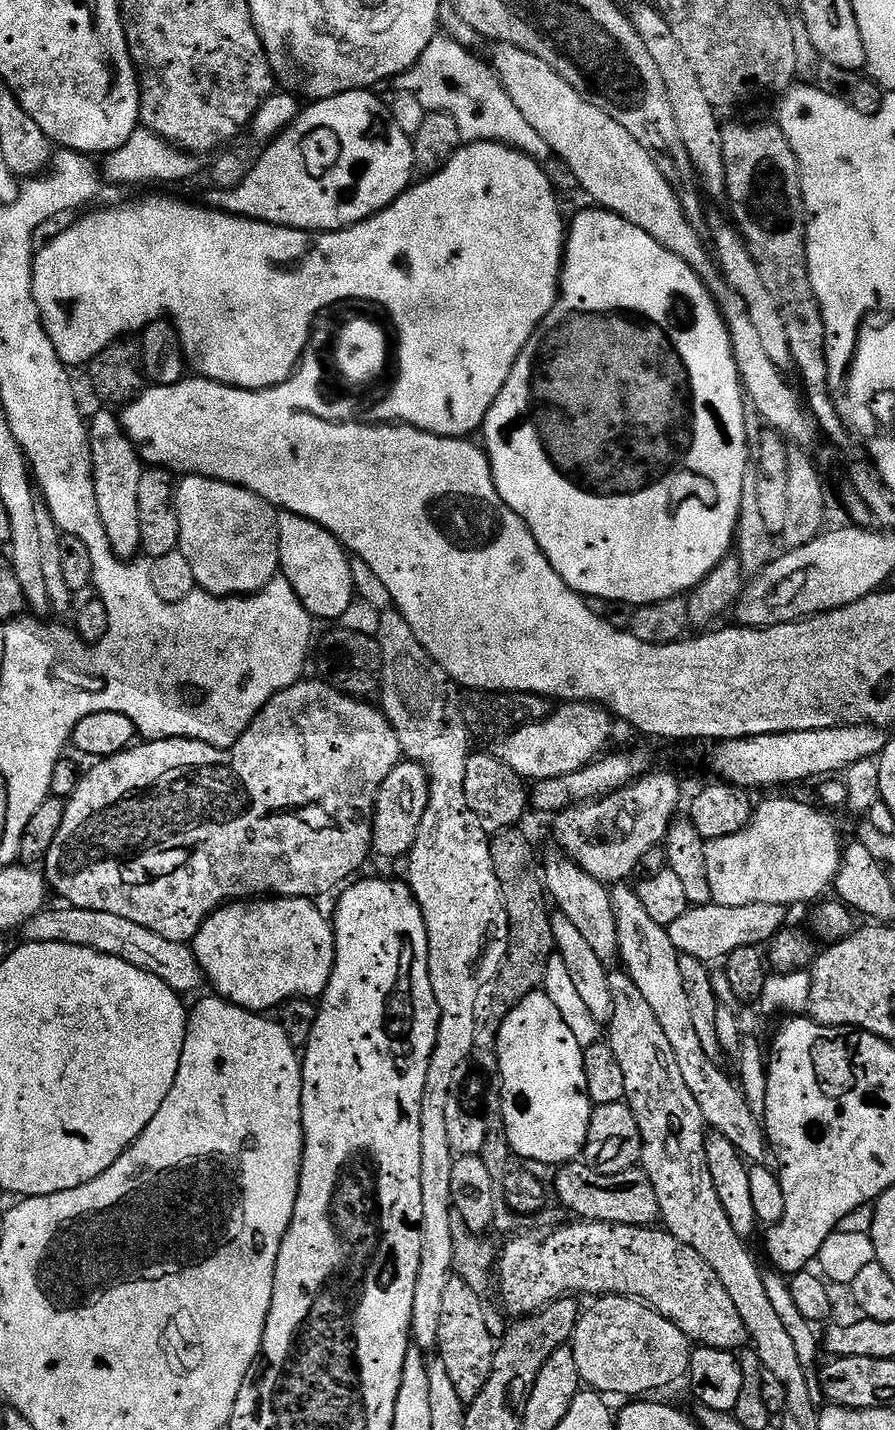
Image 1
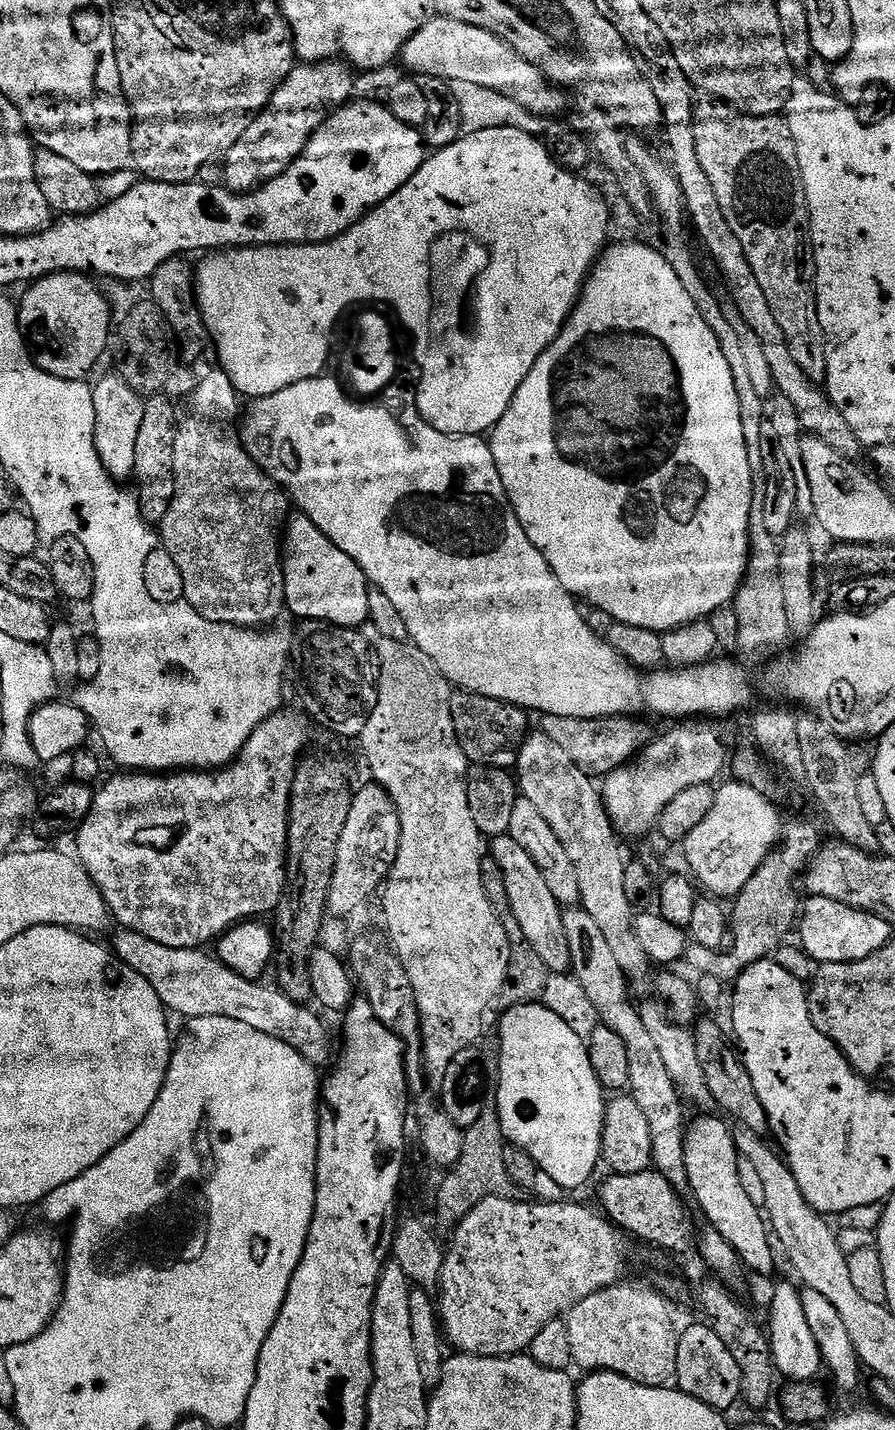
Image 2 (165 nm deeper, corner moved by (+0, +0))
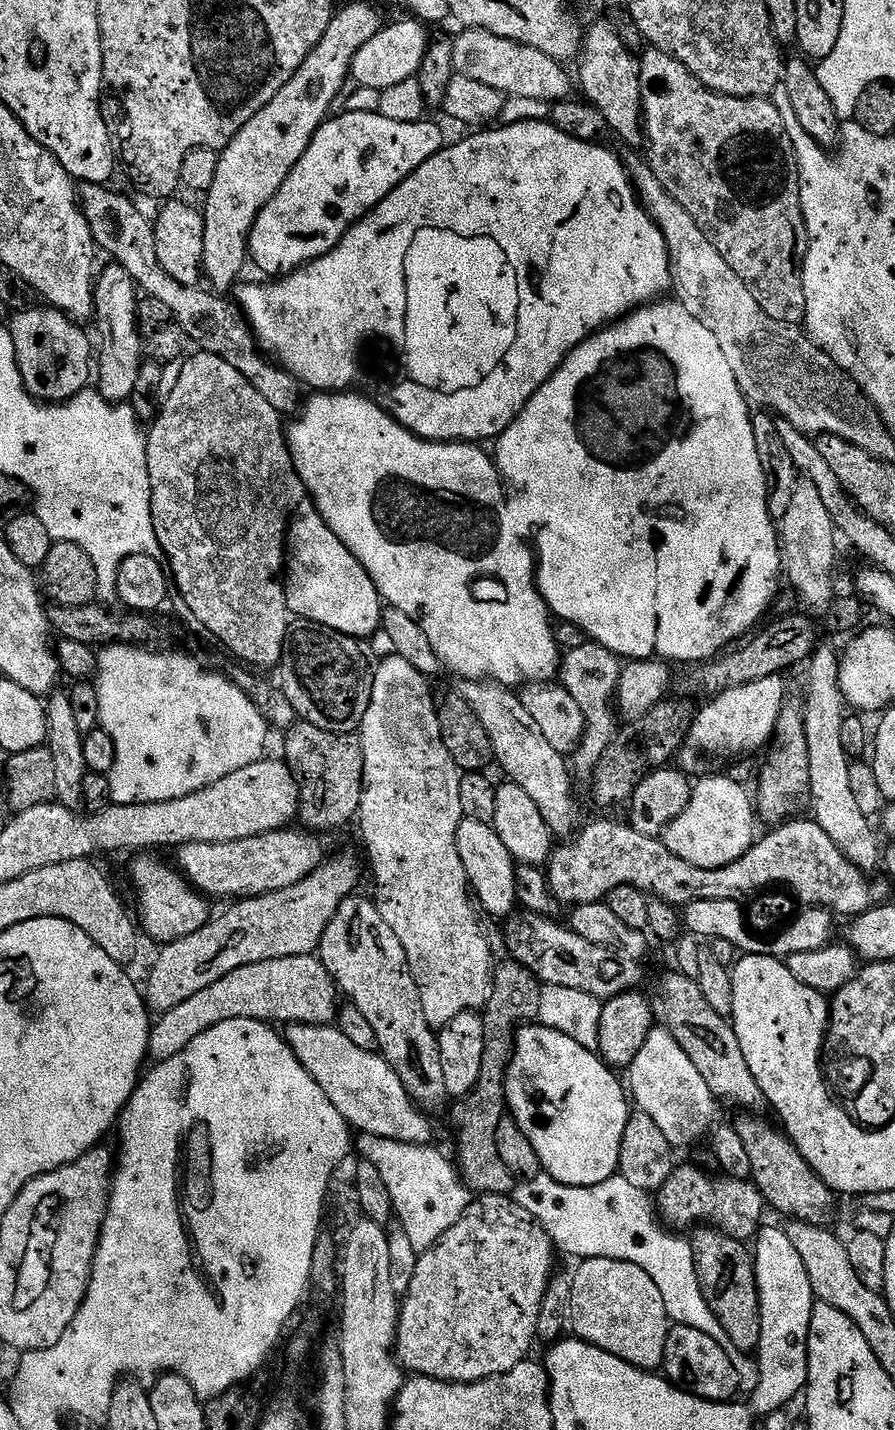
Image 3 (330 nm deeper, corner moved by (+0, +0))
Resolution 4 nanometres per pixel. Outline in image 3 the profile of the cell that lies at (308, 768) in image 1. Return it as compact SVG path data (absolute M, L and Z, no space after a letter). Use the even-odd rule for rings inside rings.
M140 854L133 859L136 861L132 864L132 884L136 887L136 896L140 899L140 912L144 915L143 931L145 928L149 938L157 940L157 945L163 946L186 938L186 934L194 934L194 930L202 930L202 926L206 926L209 922L210 913L208 913L209 901L197 892L171 863L163 864L156 856L159 855Z

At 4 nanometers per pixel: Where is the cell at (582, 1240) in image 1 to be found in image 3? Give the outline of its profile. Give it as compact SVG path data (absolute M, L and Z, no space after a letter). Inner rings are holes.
M511 1195L473 1199L460 1221L433 1248L420 1253L414 1282L400 1305L394 1349L397 1360L409 1373L451 1384L473 1384L514 1370L529 1359L528 1351L538 1340L538 1318L554 1275L552 1252L548 1231Z

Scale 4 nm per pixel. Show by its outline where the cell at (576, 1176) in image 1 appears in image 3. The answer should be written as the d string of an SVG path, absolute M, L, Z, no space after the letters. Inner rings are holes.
M677 1163L673 1167L670 1178L660 1187L654 1203L661 1221L672 1230L711 1226L720 1229L722 1234L730 1238L748 1242L765 1223L764 1196L756 1189L751 1179L739 1180L723 1174L712 1177L710 1173L703 1172L692 1164Z

